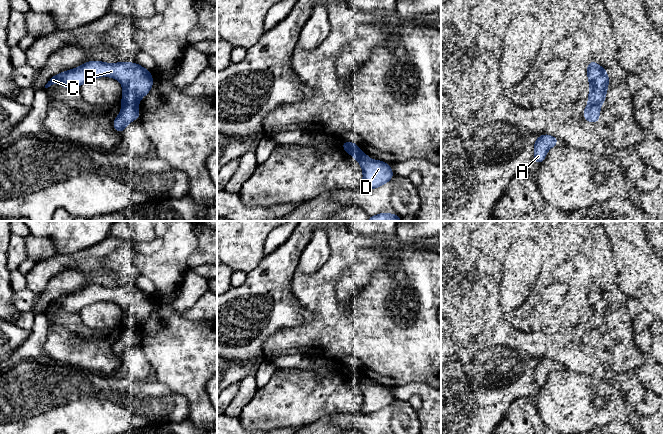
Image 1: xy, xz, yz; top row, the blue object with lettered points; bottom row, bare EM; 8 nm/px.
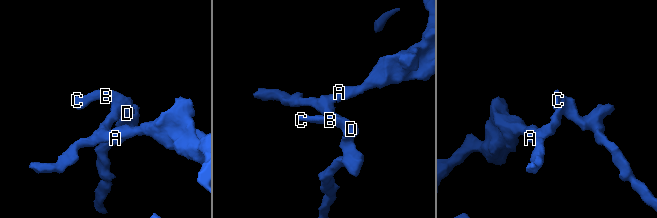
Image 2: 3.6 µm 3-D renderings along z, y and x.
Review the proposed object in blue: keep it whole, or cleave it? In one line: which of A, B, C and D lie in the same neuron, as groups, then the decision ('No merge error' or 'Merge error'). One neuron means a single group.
Groups: A / B C D. Merge error

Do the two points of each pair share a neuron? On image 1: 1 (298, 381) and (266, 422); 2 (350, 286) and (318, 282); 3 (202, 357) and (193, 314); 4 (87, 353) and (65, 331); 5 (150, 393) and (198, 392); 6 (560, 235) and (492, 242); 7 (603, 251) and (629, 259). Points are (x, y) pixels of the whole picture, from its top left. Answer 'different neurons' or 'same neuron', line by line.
1: same neuron
2: different neurons
3: different neurons
4: same neuron
5: different neurons
6: same neuron
7: different neurons

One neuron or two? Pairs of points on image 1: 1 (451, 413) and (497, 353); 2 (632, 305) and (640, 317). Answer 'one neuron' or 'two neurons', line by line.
1: two neurons
2: one neuron

